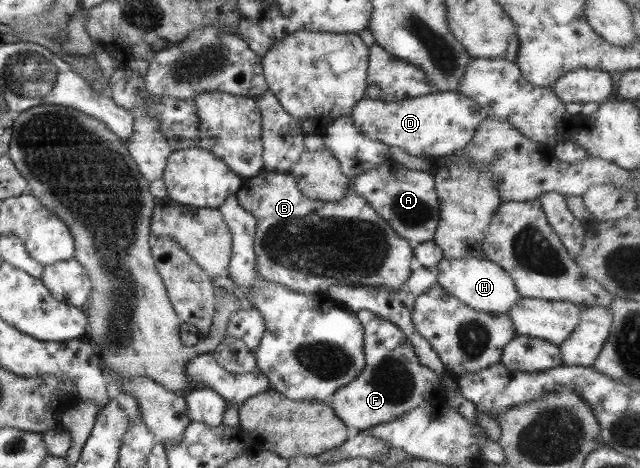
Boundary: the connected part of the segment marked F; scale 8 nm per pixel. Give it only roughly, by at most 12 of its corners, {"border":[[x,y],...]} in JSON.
{"border":[[360,310],[365,368],[333,413],[365,432],[441,404],[405,333]]}

